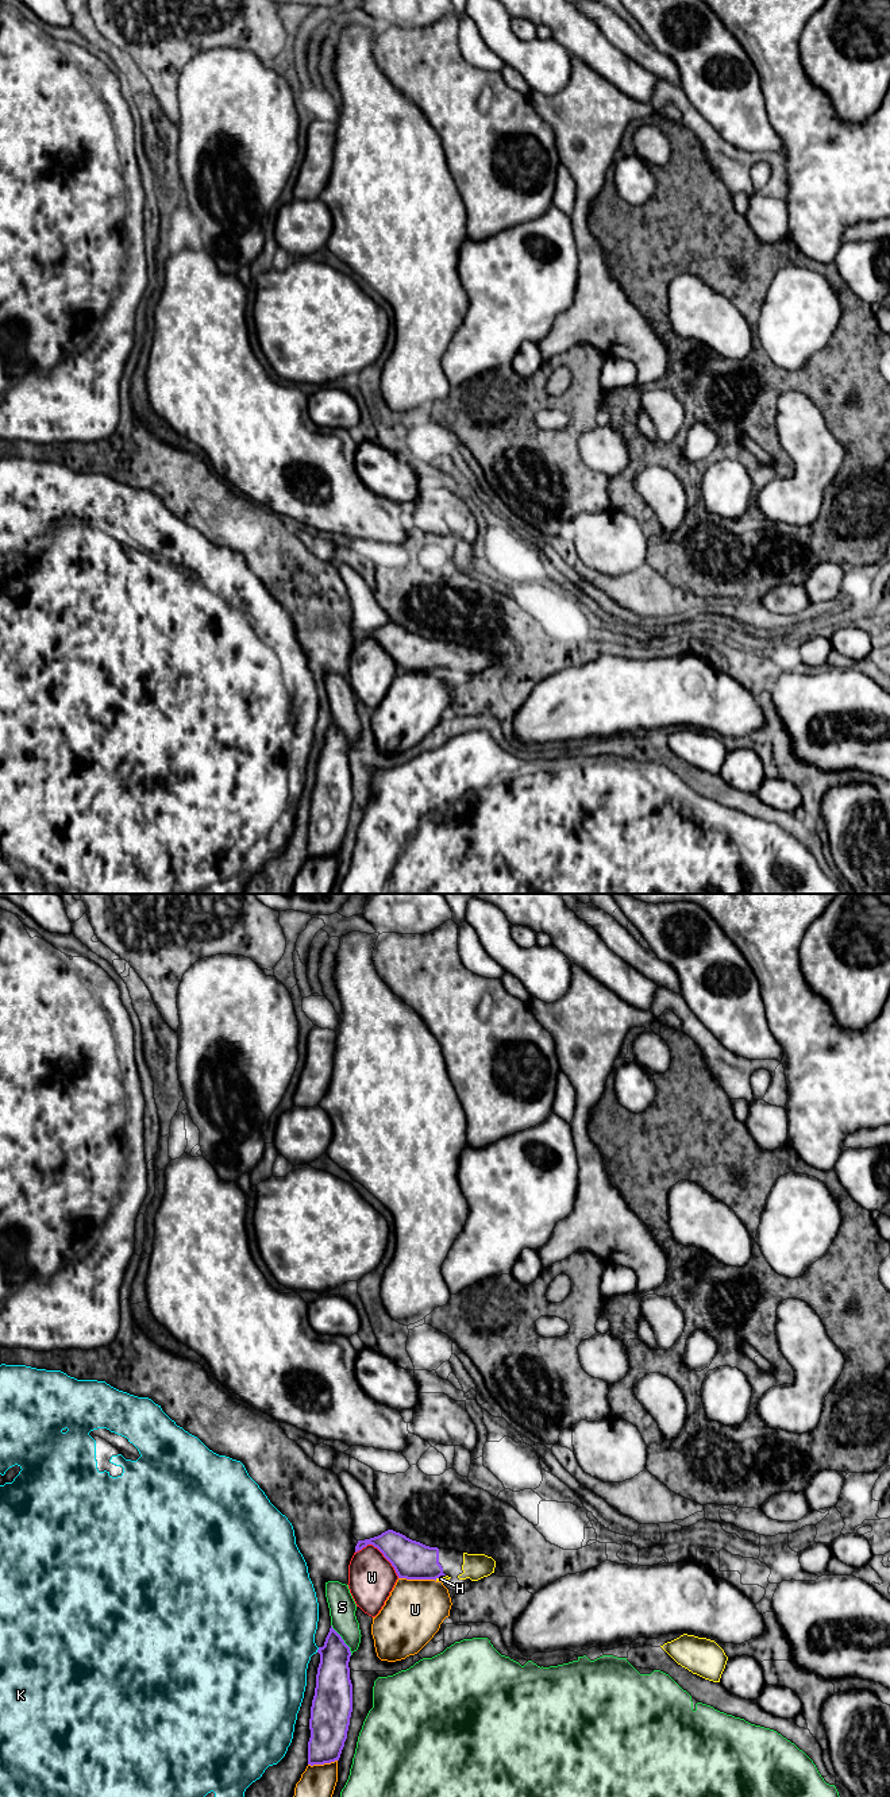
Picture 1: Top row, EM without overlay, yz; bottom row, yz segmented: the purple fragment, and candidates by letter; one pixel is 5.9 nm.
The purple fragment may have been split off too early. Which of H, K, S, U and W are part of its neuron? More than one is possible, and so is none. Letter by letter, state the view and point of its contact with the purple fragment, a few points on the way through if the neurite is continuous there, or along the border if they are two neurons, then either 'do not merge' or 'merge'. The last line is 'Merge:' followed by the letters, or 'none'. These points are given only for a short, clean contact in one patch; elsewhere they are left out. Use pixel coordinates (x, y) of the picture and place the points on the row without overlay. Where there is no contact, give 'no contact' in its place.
H: contact yz (436, 670); way yz (411, 652), (422, 655), (436, 670), (440, 671); merge
K: contact yz (318, 743); do not merge
S: contact yz (342, 732); do not merge
U: contact yz (417, 671); do not merge
W: contact yz (381, 644); do not merge
Merge: H

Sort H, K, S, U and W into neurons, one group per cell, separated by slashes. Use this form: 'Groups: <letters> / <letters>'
Groups: H / K / S / U / W

